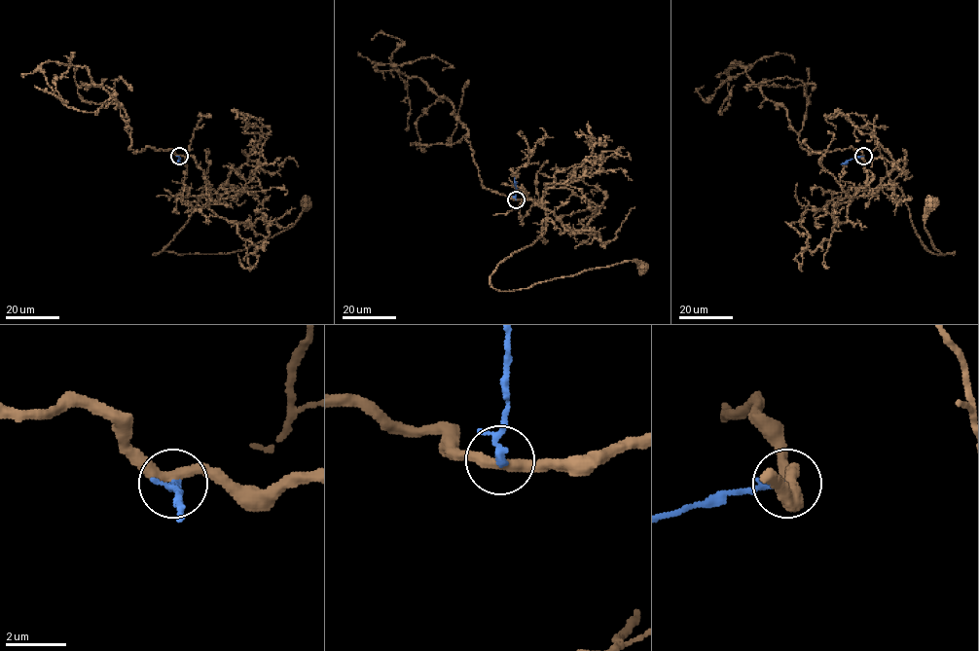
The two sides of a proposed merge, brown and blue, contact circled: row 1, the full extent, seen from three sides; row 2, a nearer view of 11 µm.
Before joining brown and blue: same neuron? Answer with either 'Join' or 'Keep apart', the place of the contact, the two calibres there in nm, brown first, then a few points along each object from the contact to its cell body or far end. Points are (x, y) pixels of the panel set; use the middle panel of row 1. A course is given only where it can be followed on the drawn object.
Keep apart. Place: (516, 199). Thickness 360 nm (brown) against 180 nm. Course of brown: (515, 198), (543, 203), (547, 224), (536, 240), (498, 264), (489, 278), (498, 290), (626, 261), (644, 270). Course of blue: (515, 198), (514, 177)

